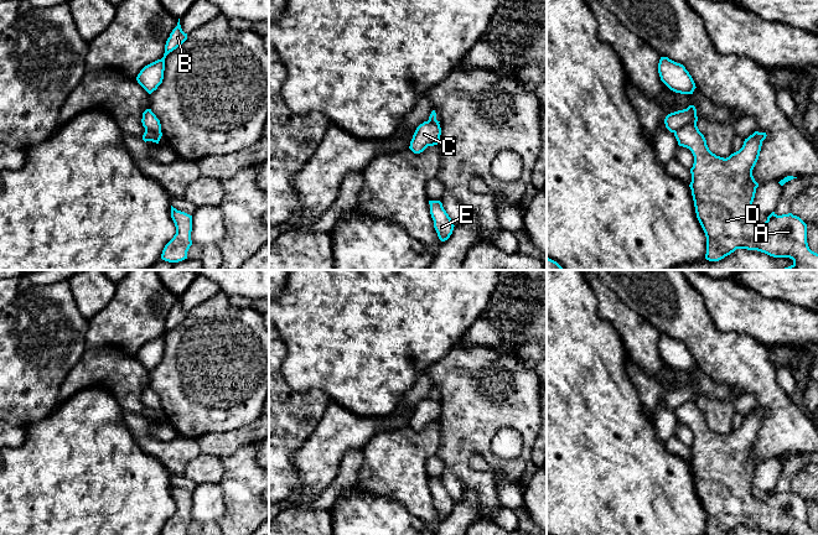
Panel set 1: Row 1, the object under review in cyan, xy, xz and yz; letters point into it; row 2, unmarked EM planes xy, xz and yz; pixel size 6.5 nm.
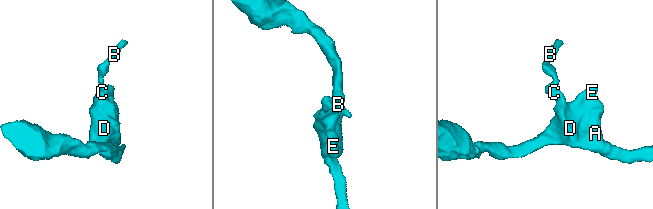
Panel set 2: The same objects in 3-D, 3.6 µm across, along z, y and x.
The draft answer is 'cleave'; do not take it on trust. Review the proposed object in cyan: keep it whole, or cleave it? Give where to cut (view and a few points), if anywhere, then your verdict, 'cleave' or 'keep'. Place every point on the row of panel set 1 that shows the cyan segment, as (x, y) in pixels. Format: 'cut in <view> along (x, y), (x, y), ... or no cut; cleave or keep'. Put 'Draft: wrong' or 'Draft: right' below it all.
cut in yz along (695, 123), (688, 123), (674, 133); cleave
Draft: right

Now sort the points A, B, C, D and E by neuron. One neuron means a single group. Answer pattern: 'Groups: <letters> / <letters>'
Groups: A C D E / B

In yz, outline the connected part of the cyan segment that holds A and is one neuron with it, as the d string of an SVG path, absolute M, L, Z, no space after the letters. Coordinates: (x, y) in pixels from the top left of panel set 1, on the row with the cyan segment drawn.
M697 124L680 128L674 136L679 146L687 147L694 156L689 185L697 218L706 237L705 259L719 261L736 249L757 250L773 258L789 258L793 264L781 270L818 270L818 254L807 243L807 224L792 213L777 215L772 212L765 223L752 217L752 202L759 183L752 170L759 160L766 133L755 131L745 139L742 147L724 159L713 154Z

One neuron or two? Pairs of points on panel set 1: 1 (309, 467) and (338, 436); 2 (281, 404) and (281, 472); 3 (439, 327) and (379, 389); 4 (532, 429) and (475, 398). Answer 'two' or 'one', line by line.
1: one
2: one
3: one
4: one

